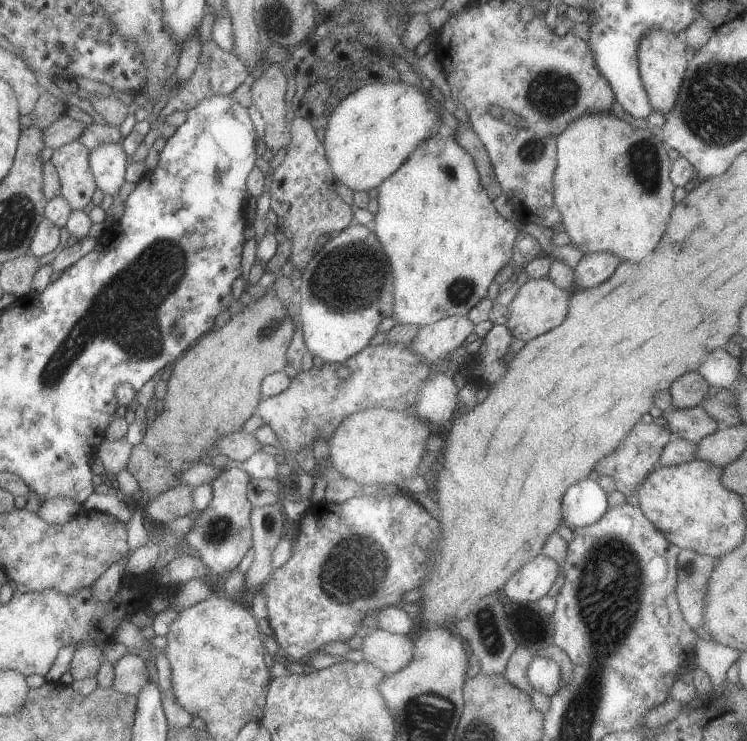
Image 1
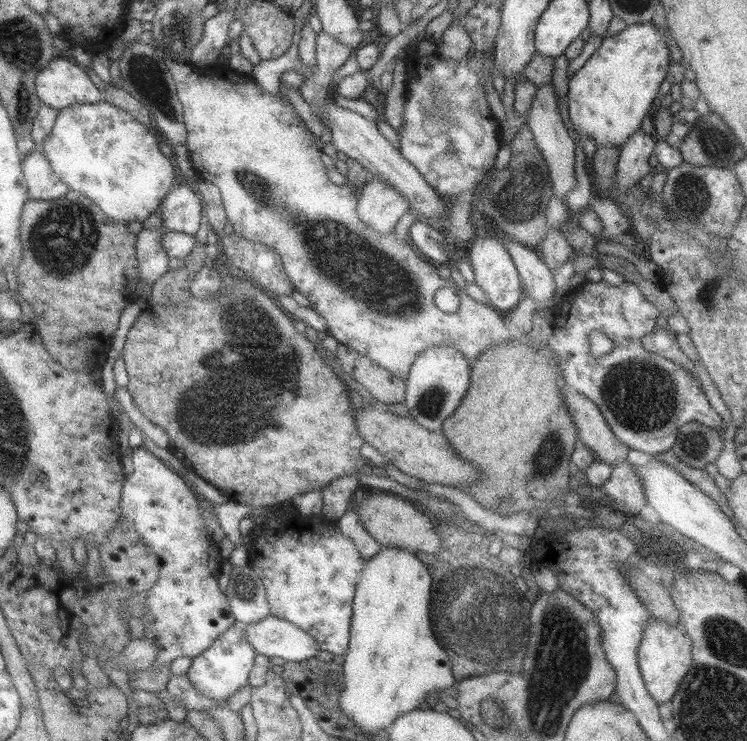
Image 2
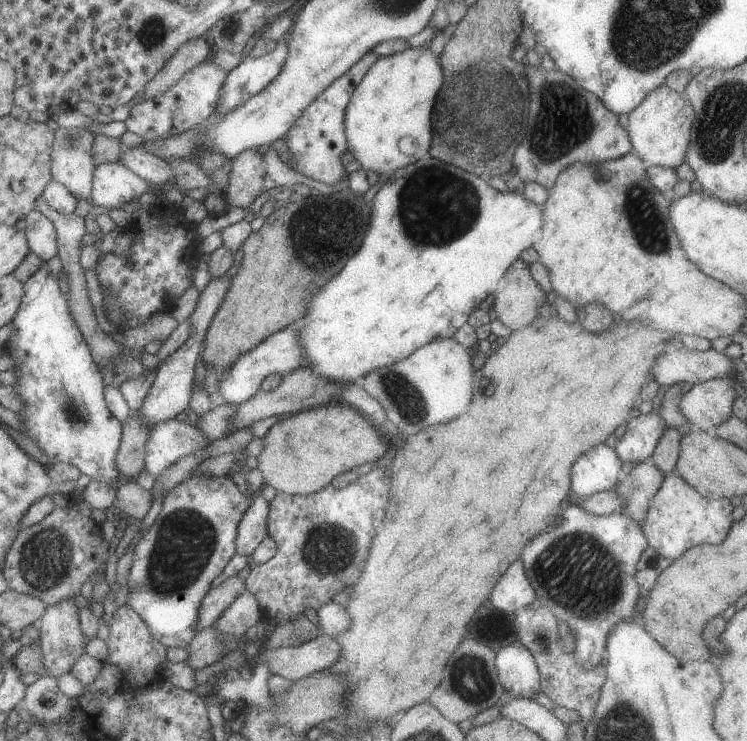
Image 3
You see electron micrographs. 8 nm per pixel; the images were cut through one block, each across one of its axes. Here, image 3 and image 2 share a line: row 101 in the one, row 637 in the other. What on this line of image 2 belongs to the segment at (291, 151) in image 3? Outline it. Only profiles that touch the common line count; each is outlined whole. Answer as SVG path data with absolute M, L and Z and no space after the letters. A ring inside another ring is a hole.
M289 501L265 509L267 512L259 512L251 517L255 526L248 534L251 539L249 560L251 569L264 587L270 616L295 624L311 636L313 642L319 646L319 650L332 655L345 654L349 644L354 591L365 560L359 557L353 542L339 532L337 522L328 522L320 517L302 516Z

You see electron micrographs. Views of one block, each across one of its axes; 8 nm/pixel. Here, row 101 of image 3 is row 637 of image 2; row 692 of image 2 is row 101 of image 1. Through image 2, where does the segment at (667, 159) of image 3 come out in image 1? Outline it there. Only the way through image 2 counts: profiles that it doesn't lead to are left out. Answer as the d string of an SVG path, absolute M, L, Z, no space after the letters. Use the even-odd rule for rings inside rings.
M653 28L641 38L641 42L637 44L637 65L651 112L660 113L664 118L669 114L677 100L688 58L682 36Z

